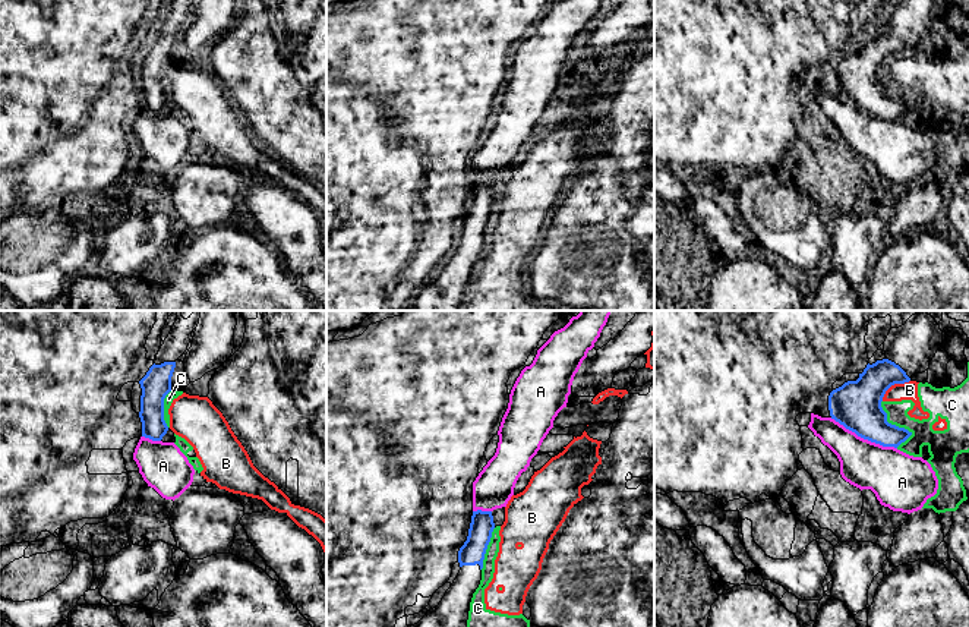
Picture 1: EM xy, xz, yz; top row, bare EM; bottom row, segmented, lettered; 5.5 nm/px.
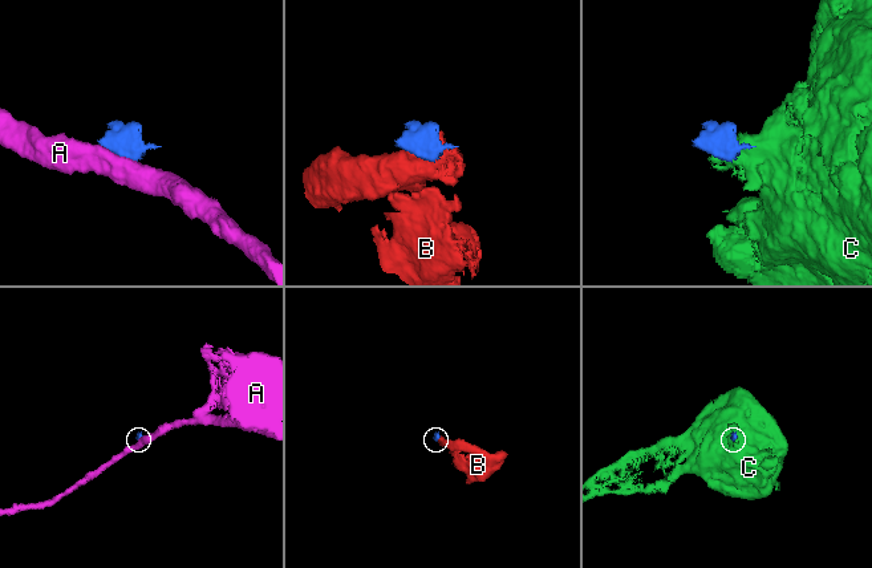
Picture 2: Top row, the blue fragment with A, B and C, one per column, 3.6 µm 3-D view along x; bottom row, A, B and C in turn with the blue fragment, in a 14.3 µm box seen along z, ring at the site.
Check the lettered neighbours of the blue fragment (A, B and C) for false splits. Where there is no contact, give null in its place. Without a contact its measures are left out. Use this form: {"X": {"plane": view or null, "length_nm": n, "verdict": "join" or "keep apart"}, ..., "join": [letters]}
{"A": {"plane": "yz", "length_nm": 400, "verdict": "keep apart"}, "B": {"plane": "yz", "length_nm": 200, "verdict": "keep apart"}, "C": {"plane": "yz", "length_nm": 280, "verdict": "keep apart"}, "join": []}

